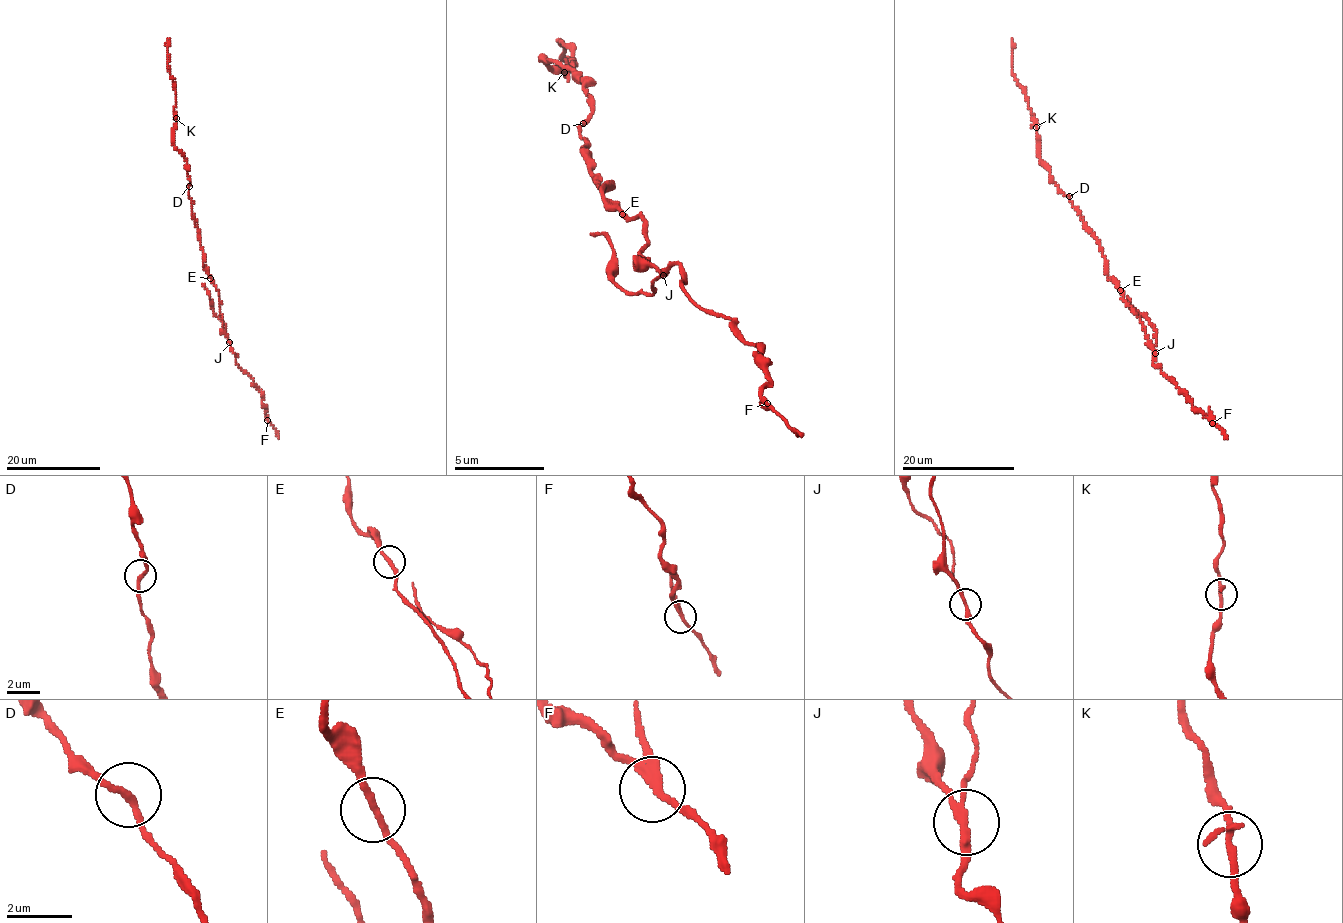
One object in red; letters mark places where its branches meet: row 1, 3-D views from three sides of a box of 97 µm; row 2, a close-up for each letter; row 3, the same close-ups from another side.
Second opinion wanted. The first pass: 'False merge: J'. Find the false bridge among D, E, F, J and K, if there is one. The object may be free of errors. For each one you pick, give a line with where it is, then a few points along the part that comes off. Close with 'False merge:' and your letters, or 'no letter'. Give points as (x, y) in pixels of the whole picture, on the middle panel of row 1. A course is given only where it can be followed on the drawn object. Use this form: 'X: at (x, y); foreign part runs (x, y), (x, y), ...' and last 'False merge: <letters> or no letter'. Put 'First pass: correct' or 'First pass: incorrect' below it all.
J: at (663, 275); foreign part runs (664, 276), (654, 284), (657, 292), (628, 295), (612, 282), (608, 237), (589, 233)
False merge: J
First pass: correct

